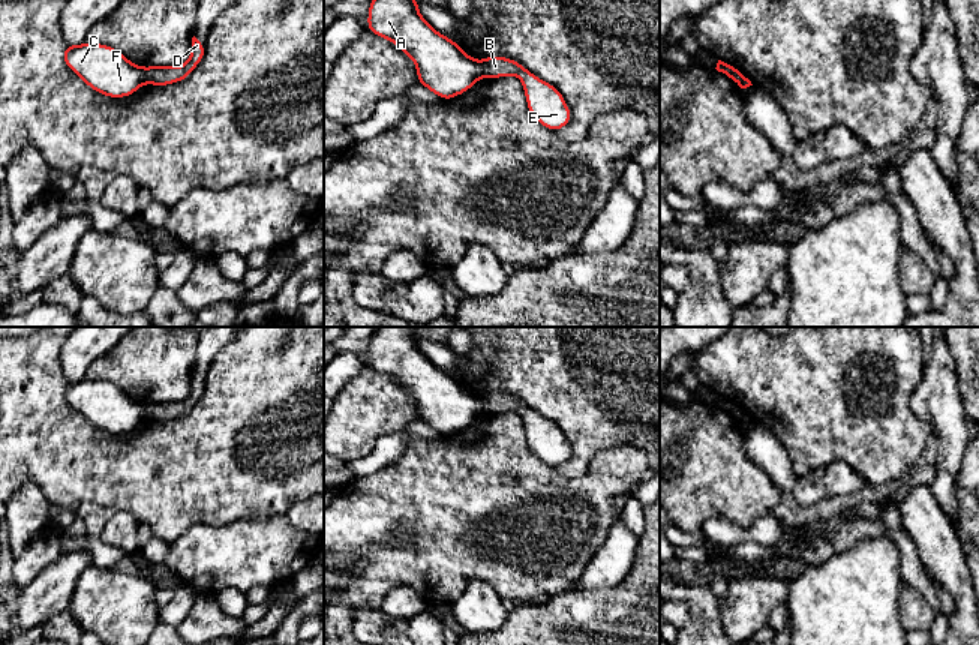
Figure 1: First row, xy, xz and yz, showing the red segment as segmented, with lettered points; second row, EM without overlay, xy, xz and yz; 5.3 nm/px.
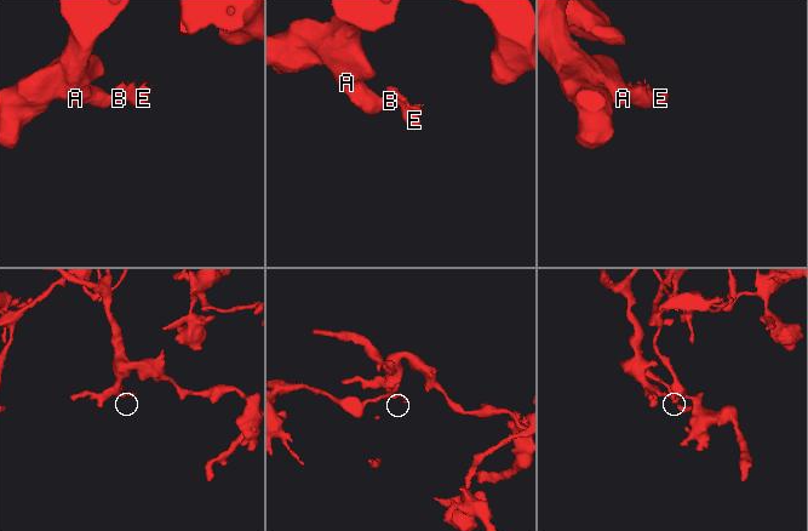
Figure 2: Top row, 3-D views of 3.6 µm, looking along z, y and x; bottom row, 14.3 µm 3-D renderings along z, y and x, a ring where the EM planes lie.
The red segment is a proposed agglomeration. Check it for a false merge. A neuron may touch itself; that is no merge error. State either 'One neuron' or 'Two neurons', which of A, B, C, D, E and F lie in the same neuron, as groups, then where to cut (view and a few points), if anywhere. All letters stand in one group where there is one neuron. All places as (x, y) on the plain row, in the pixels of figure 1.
Two neurons. Groups: A C F / B D E. Split along xy (143, 404), (147, 417)

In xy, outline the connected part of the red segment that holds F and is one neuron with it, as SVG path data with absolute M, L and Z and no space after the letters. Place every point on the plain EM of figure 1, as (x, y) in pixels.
M102 380L67 381L63 398L94 428L109 434L133 430L147 418L144 404Z

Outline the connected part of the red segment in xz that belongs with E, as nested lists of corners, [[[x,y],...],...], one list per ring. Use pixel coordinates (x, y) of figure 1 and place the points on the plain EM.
[[[492,392],[480,398],[484,414],[516,411],[525,424],[528,446],[532,453],[552,468],[565,464],[571,458],[571,447],[562,429],[552,420],[531,410],[519,398]]]

